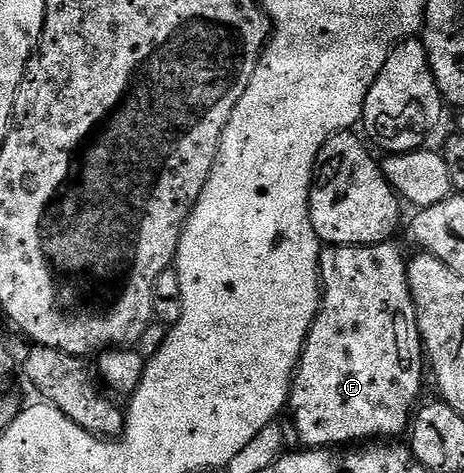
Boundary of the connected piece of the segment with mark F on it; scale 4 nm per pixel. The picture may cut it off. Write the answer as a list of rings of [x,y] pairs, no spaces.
[[[332,245],[323,248],[320,271],[322,272],[322,306],[318,308],[316,319],[310,328],[302,357],[298,361],[298,371],[294,374],[294,386],[290,388],[289,412],[294,412],[294,429],[303,442],[311,449],[331,447],[350,447],[355,443],[370,443],[375,439],[398,439],[407,432],[412,421],[412,414],[419,404],[418,396],[422,393],[422,365],[424,369],[424,346],[418,333],[418,320],[414,304],[409,299],[386,301],[386,248],[381,245]]]

